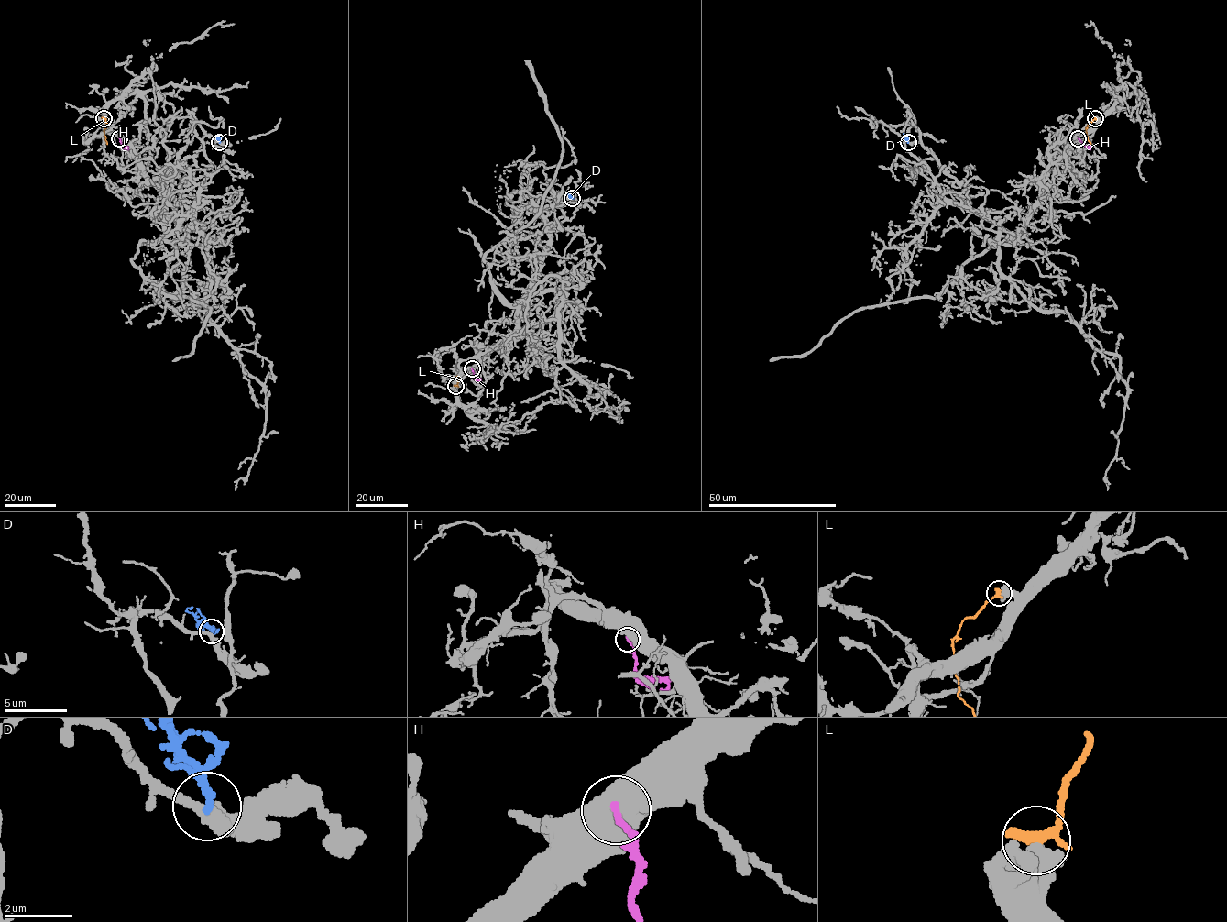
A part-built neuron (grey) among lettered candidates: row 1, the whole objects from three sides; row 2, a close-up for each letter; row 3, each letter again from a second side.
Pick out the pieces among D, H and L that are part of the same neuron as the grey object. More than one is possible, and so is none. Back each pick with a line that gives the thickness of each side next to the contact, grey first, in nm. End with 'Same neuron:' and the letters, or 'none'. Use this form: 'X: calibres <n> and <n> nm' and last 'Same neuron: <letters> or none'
Same neuron: none

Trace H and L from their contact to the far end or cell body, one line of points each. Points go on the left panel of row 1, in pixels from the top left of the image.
H: (119, 138), (120, 145), (128, 149)
L: (104, 118), (107, 124), (104, 134), (106, 144)

